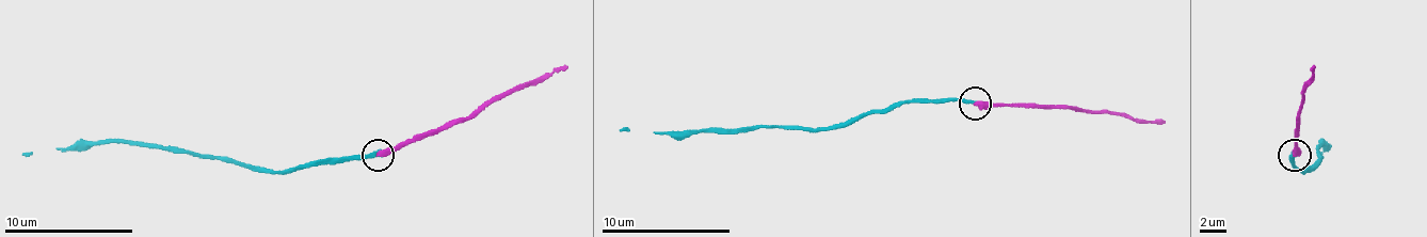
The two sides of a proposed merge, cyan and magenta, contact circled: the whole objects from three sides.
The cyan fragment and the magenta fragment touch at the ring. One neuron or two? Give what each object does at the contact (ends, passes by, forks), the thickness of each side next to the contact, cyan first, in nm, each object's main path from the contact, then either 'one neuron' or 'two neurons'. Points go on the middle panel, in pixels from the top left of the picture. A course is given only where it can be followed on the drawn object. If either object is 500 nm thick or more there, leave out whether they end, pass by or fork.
cyan ends; magenta ends; calibres 320 and 480 nm; course cyan (976, 104), (909, 100), (882, 110), (866, 110), (815, 129), (770, 126), (711, 132), (619, 129); course magenta (976, 104), (1073, 107), (1166, 123); one neuron

